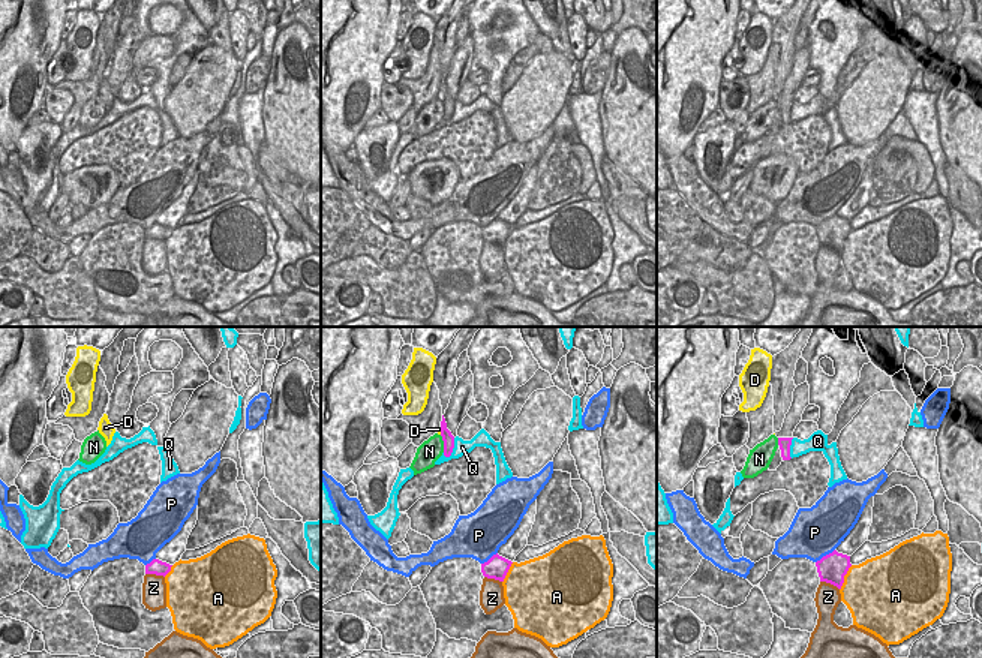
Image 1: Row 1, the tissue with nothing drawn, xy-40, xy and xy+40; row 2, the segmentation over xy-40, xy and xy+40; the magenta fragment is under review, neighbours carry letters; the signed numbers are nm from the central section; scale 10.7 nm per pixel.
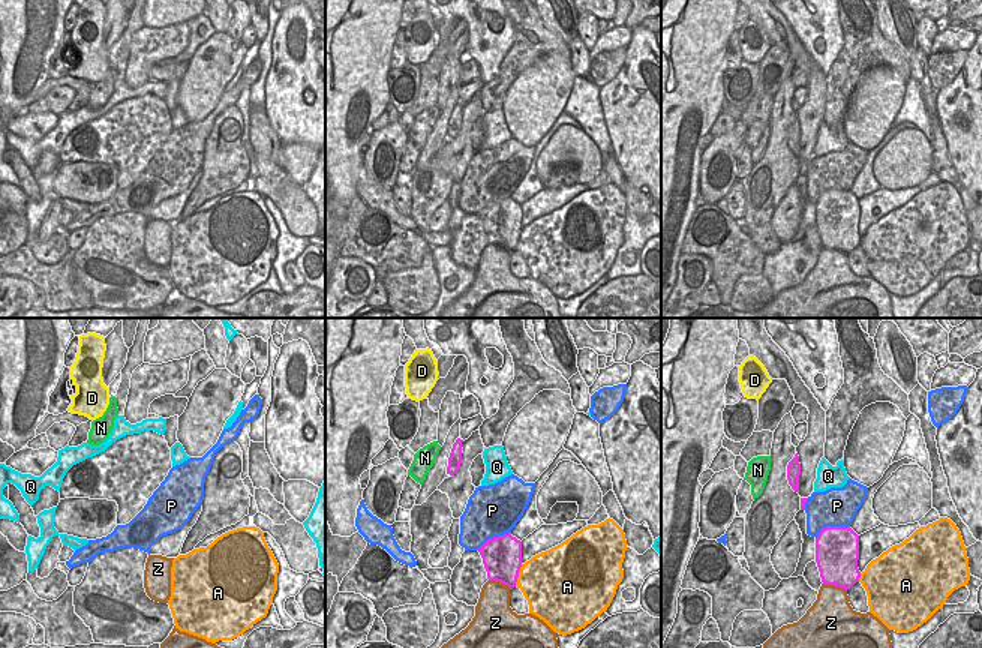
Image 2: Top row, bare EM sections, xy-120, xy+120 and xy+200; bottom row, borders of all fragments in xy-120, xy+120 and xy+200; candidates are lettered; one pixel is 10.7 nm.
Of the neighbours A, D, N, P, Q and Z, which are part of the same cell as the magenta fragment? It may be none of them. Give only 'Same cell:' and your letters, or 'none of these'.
Same cell: D

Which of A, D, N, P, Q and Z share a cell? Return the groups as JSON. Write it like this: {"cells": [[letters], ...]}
{"cells": [["A"], ["D"], ["N"], ["P"], ["Q"], ["Z"]]}

